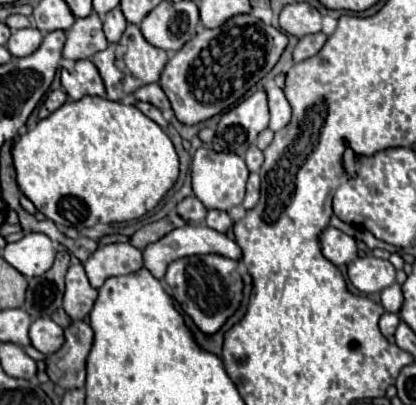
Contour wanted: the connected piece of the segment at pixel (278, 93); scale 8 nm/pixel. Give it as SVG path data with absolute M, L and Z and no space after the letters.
M267 84L265 90L267 90L267 106L269 106L269 116L271 116L269 128L273 132L277 132L283 126L287 126L287 122L291 118L289 102L287 102L287 98L285 98L285 94L283 94L283 90L279 86Z

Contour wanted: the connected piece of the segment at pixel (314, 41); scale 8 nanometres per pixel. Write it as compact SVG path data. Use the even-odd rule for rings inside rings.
M323 32L303 36L303 38L299 40L295 52L293 52L293 60L295 60L295 62L301 62L301 60L305 60L305 58L315 56L315 54L323 48L325 42L327 42L327 34L323 34Z

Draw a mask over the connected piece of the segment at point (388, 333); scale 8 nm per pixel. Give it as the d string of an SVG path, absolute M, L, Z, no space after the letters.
M385 312L385 314L381 316L381 320L379 320L379 330L381 330L381 334L383 334L385 338L391 338L391 336L395 334L397 324L399 324L399 316Z

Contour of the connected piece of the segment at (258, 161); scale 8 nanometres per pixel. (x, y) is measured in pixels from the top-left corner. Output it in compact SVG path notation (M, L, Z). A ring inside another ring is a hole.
M249 146L247 156L245 156L245 162L247 162L249 172L259 172L259 168L263 164L263 152L257 146Z

